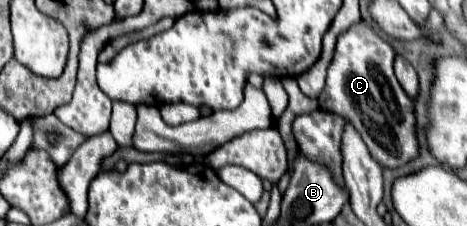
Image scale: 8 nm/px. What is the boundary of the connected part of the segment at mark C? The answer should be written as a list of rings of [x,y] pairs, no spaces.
[[[363,21],[353,25],[339,37],[335,57],[329,65],[327,85],[319,95],[319,107],[347,117],[359,129],[371,157],[389,169],[403,167],[419,155],[415,107],[393,73],[393,57],[391,45],[369,25],[363,25]]]

